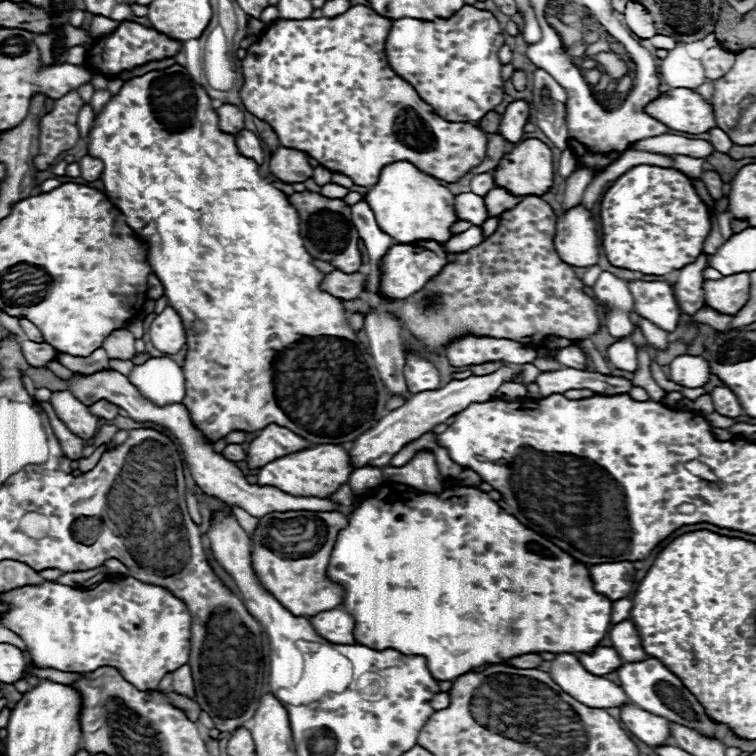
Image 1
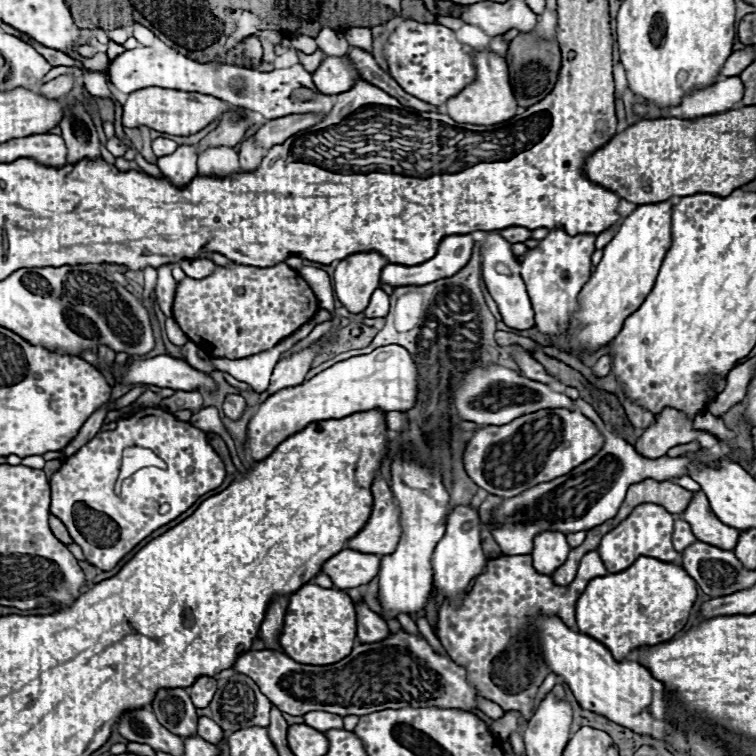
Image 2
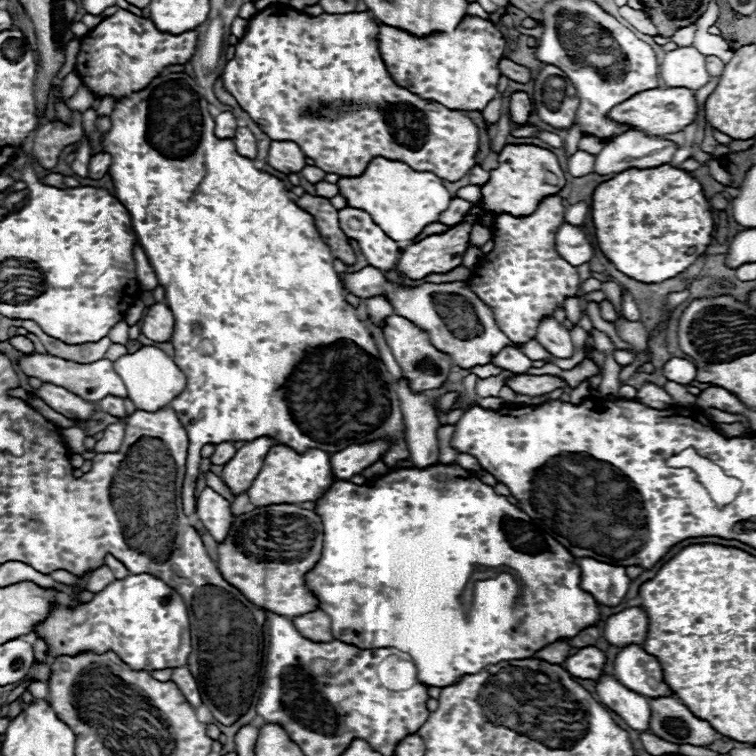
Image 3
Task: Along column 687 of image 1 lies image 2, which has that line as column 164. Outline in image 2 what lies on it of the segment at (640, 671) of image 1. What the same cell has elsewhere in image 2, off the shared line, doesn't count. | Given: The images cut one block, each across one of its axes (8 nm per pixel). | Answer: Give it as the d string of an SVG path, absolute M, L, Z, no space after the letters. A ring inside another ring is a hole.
M160 688L152 700L152 712L158 722L180 738L196 734L196 706L186 688Z

